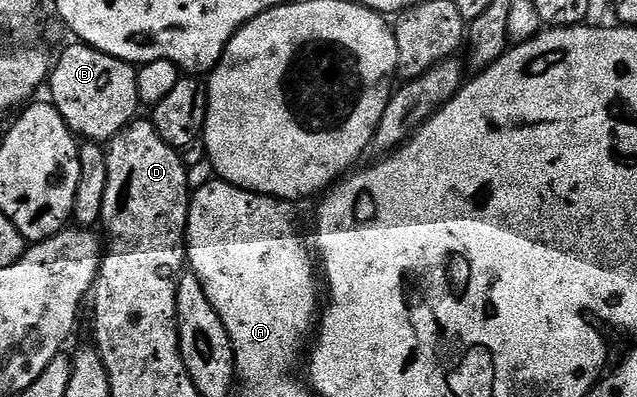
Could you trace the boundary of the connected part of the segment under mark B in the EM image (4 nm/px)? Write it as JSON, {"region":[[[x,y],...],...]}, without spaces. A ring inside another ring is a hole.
{"region":[[[72,44],[52,66],[47,82],[48,96],[78,138],[89,143],[108,143],[138,116],[137,69],[128,61],[115,59],[90,45]]]}

